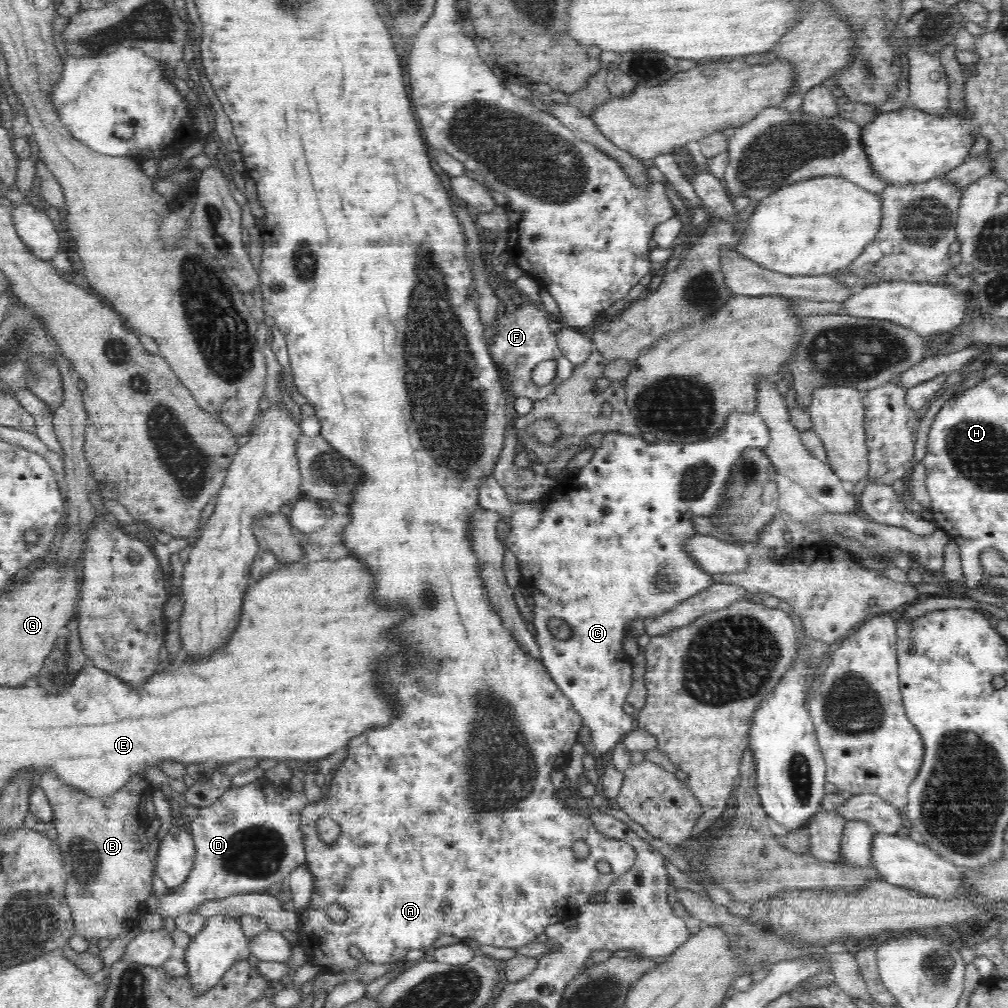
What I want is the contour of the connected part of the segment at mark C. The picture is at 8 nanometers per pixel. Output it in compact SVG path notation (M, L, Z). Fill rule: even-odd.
M730 412L726 422L710 437L706 437L700 441L666 441L653 440L647 437L635 437L629 433L617 432L614 429L608 432L602 432L602 440L598 440L598 448L594 448L593 456L590 460L586 460L586 464L582 464L582 468L574 468L574 472L570 472L557 483L552 494L548 495L539 504L533 508L523 508L522 504L512 503L507 497L506 491L493 475L487 475L480 478L477 485L478 503L486 510L498 511L501 514L501 520L510 524L510 531L506 540L506 545L510 552L518 559L521 578L526 582L526 588L534 600L532 624L534 624L534 638L541 650L541 663L545 666L552 680L558 685L560 691L570 699L571 706L582 719L583 726L586 726L589 732L589 743L584 745L586 754L593 755L595 759L602 756L610 748L616 746L617 742L621 742L623 737L632 732L632 716L624 713L625 698L628 696L632 686L633 670L630 660L626 660L626 652L622 649L622 638L627 628L633 628L636 632L640 631L643 620L650 618L660 618L664 614L668 614L670 610L674 610L682 602L690 600L694 595L700 594L704 590L708 590L718 578L709 572L704 572L698 568L694 559L682 549L681 544L687 541L691 536L706 536L709 525L712 525L712 516L716 516L716 512L720 510L720 506L726 504L726 486L732 478L732 470L738 458L742 456L742 452L749 448L766 448L770 444L770 429L763 422L758 414L748 414L742 412ZM550 618L560 618L567 622L572 629L572 636L565 640L558 639L550 633L548 622Z

